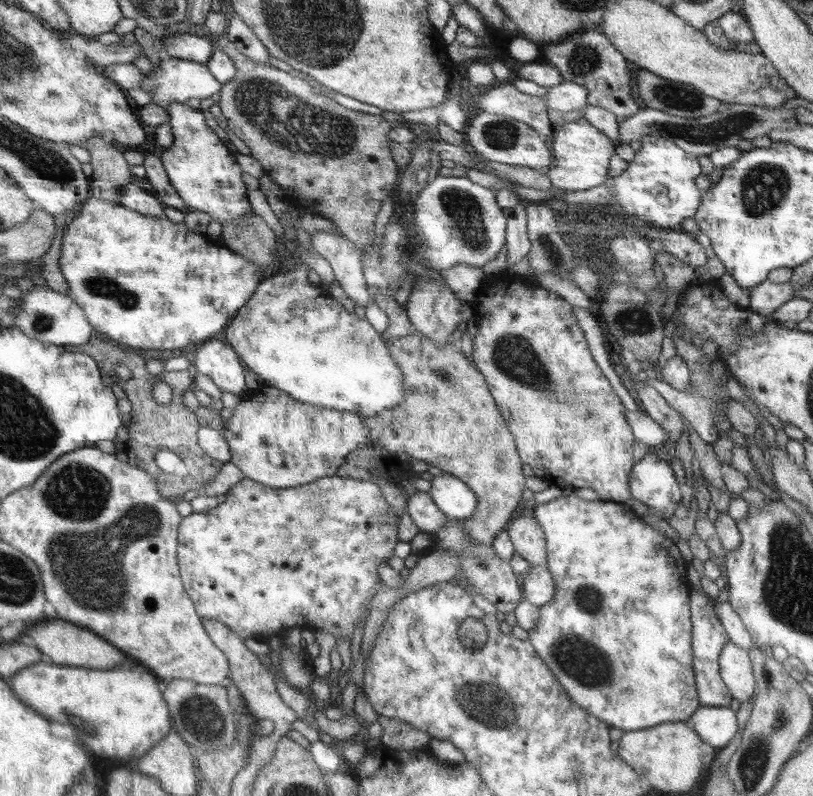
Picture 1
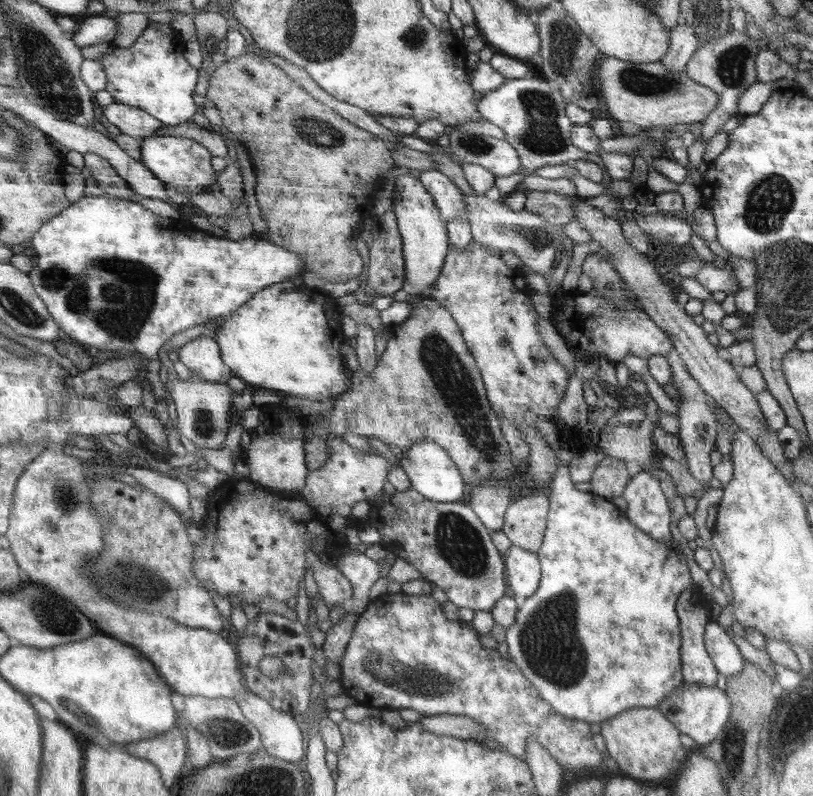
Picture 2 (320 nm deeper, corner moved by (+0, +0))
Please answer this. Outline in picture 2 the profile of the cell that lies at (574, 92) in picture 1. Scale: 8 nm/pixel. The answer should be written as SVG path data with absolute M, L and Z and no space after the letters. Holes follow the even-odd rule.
M538 74L506 82L478 101L481 116L504 130L506 141L517 149L526 172L546 166L564 164L572 160L590 161L590 154L574 146L571 141L573 122L566 116L566 97L551 82Z

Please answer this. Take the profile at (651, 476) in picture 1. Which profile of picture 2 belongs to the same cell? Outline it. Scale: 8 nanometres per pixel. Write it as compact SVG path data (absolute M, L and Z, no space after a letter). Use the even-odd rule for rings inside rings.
M643 469L634 475L630 484L621 494L628 502L624 511L630 522L642 532L649 533L659 541L666 541L671 546L669 498L662 491L658 476Z

